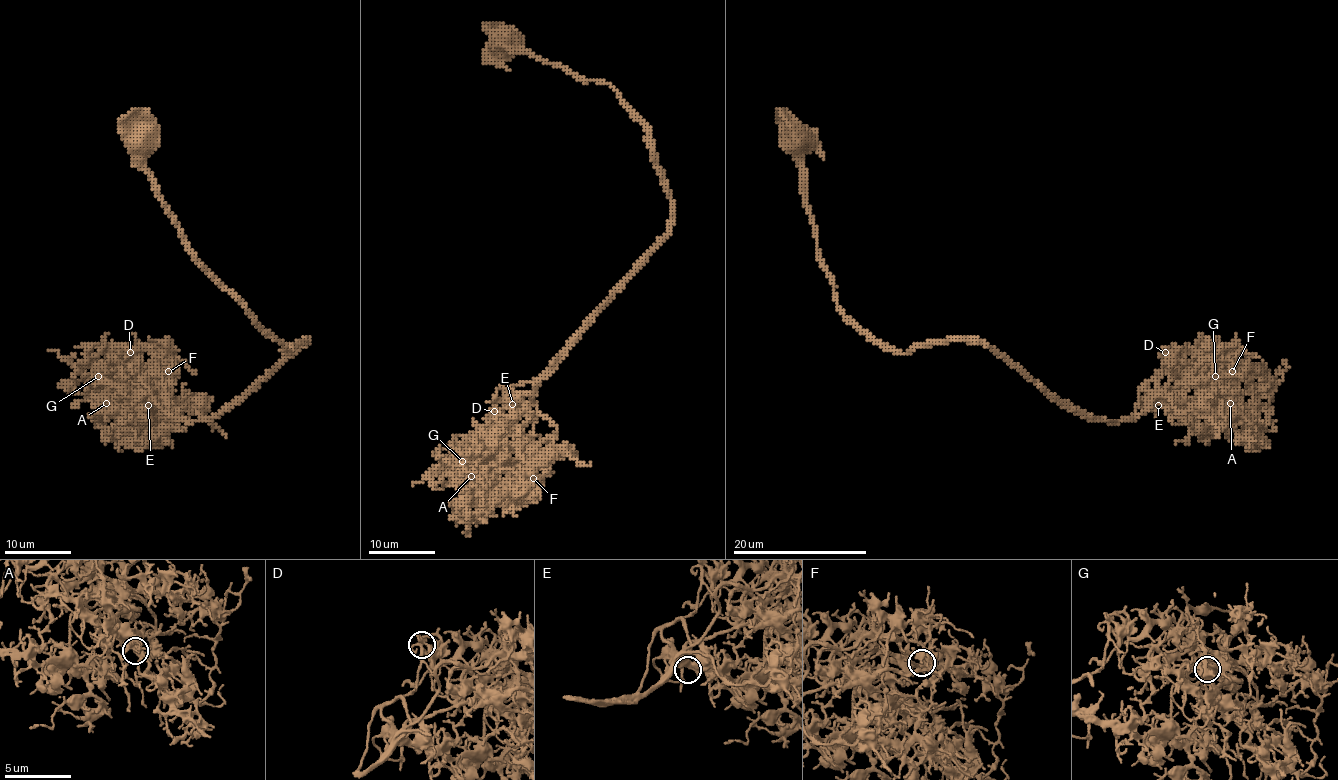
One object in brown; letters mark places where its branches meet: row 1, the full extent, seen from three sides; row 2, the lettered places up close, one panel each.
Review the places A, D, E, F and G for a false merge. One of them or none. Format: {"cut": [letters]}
{"cut": []}

